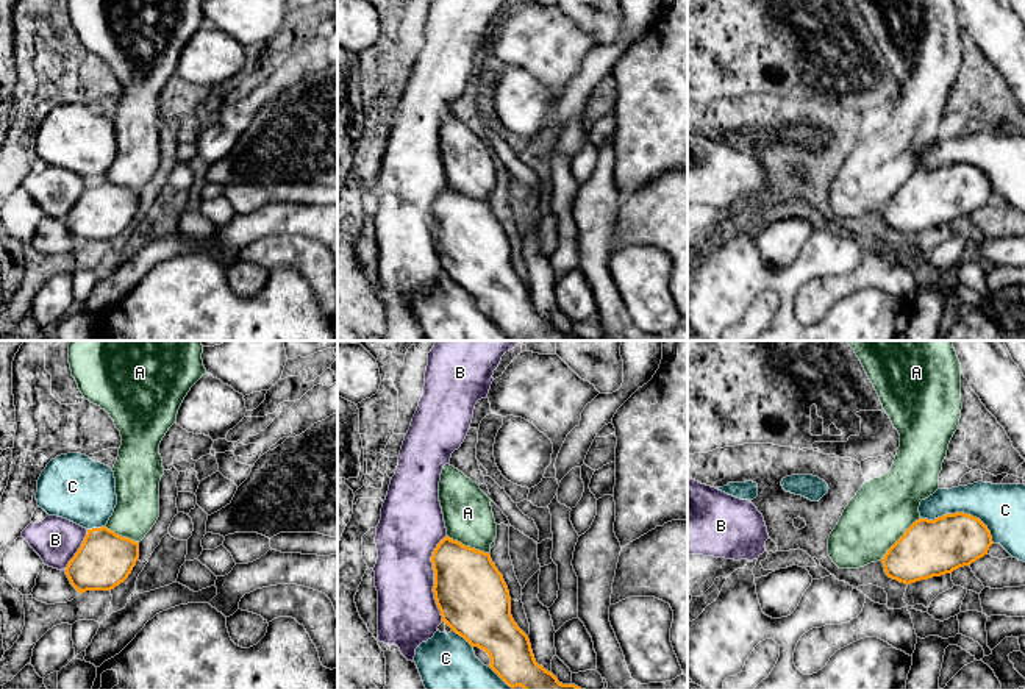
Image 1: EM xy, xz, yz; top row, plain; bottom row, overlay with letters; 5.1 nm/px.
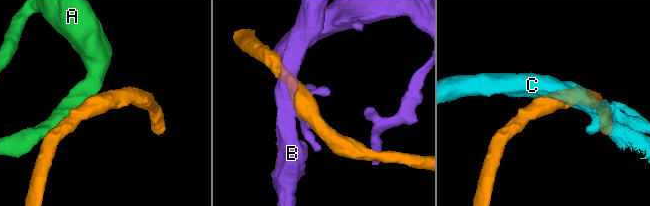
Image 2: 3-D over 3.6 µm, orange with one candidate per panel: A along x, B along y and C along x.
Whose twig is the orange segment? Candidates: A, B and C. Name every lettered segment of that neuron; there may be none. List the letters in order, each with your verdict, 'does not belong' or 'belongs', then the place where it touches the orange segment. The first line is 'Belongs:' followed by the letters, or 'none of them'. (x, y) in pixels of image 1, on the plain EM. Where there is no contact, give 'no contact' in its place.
Belongs: A
A: belongs; meets orange in yz at (900, 188)
B: does not belong; meets orange in xz at (435, 228)
C: does not belong; meets orange in yz at (963, 163)

